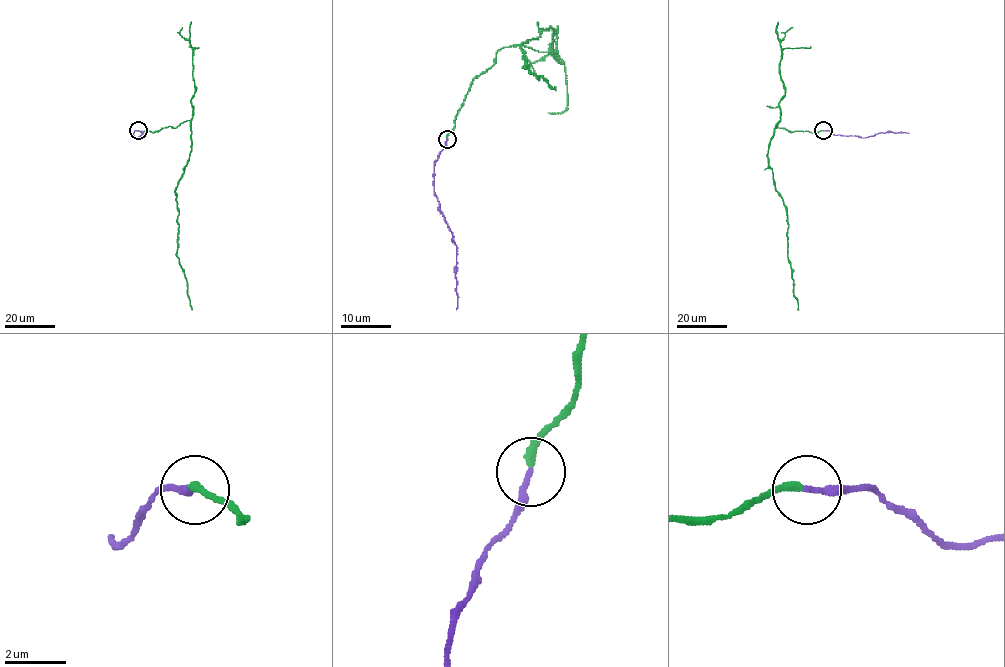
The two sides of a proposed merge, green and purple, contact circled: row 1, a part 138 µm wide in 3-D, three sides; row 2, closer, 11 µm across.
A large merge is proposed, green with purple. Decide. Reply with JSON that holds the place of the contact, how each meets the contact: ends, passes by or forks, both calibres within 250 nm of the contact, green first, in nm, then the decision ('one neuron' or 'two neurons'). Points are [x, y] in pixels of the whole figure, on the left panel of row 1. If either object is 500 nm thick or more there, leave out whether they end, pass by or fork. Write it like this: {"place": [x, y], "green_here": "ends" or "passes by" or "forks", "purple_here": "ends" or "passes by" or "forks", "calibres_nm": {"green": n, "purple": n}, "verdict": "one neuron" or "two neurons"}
{"place": [138, 130], "green_here": "ends", "purple_here": "ends", "calibres_nm": {"green": 260, "purple": 200}, "verdict": "one neuron"}

